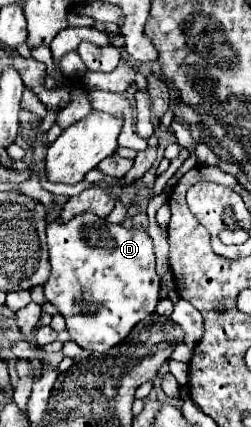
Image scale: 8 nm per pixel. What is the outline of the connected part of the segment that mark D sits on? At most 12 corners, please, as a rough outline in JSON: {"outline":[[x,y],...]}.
{"outline":[[47,226],[45,298],[89,352],[155,312],[149,234]]}

